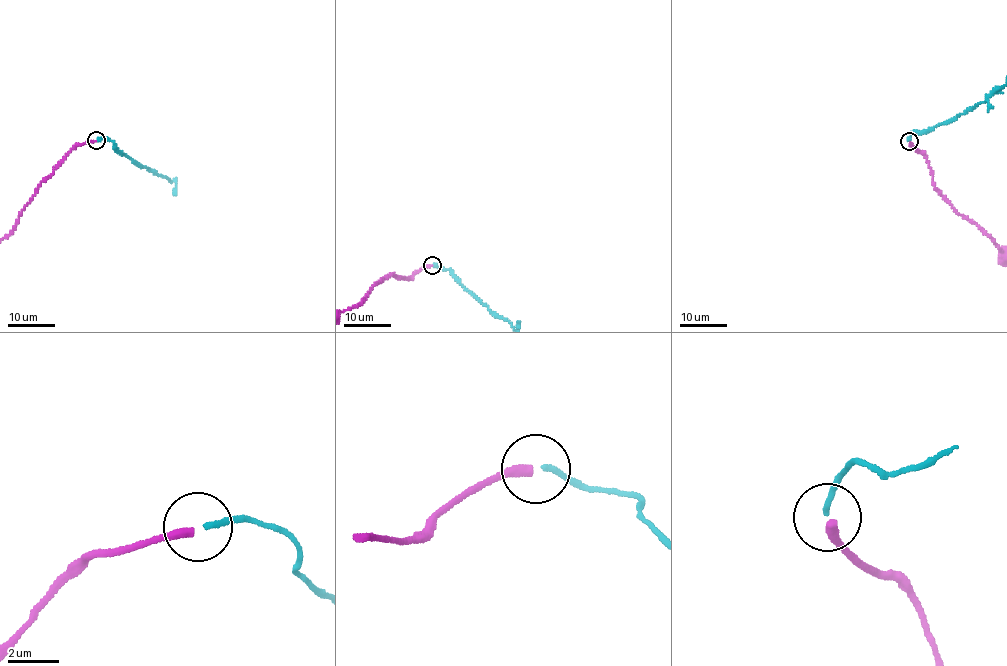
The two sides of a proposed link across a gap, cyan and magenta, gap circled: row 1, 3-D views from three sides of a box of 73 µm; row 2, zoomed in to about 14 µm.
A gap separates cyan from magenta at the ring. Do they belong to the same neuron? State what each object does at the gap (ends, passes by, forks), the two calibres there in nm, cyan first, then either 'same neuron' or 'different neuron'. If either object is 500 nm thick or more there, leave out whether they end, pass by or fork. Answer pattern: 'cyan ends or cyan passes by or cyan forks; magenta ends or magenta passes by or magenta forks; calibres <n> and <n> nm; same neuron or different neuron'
cyan ends; magenta ends; calibres 220 and 360 nm; different neuron

